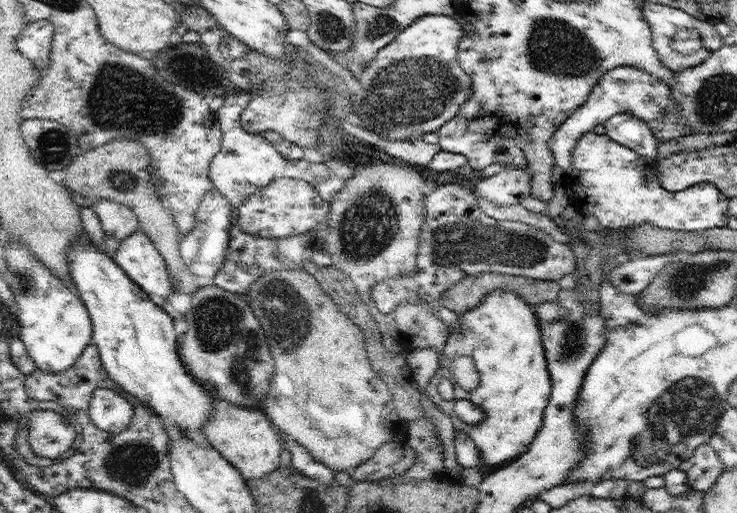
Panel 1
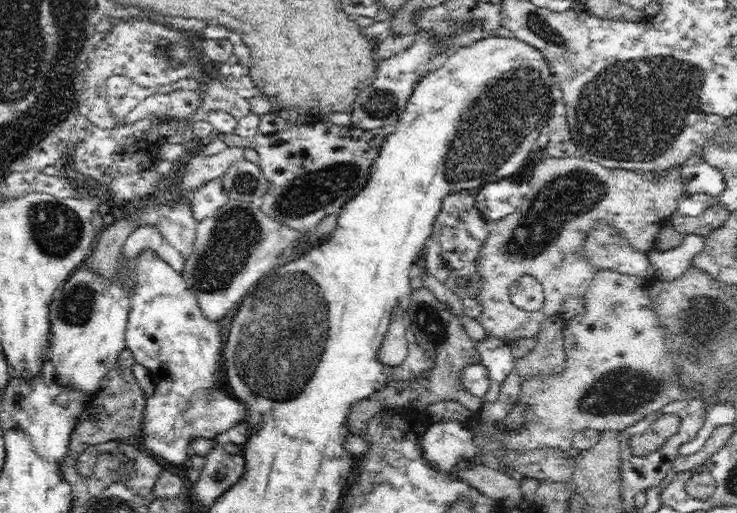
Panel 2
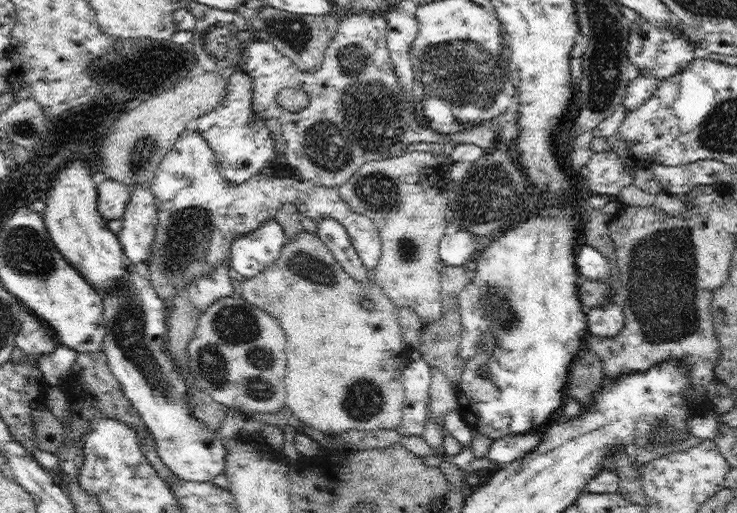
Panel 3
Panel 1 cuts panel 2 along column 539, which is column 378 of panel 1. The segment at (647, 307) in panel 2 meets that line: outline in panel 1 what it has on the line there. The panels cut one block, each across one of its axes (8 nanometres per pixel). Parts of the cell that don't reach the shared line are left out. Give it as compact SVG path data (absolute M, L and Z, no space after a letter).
M295 268L295 270L278 270L270 273L265 273L261 278L252 284L249 290L248 296L246 296L247 302L251 307L251 310L256 315L260 322L263 334L270 350L272 350L272 358L276 362L276 372L272 376L272 382L270 382L270 389L263 396L261 409L268 415L270 422L281 433L286 434L288 438L292 438L294 442L298 442L300 446L304 446L312 458L318 462L322 462L331 468L335 473L345 470L351 472L358 468L362 462L366 462L372 455L380 448L380 445L395 441L396 438L402 438L407 434L408 422L395 412L392 405L390 390L388 390L387 384L378 376L378 373L372 368L370 361L368 360L365 334L357 326L356 322L352 322L352 319L348 314L344 314L339 310L339 307L334 303L334 300L321 290L321 287L317 284L317 281L307 274L302 268Z

